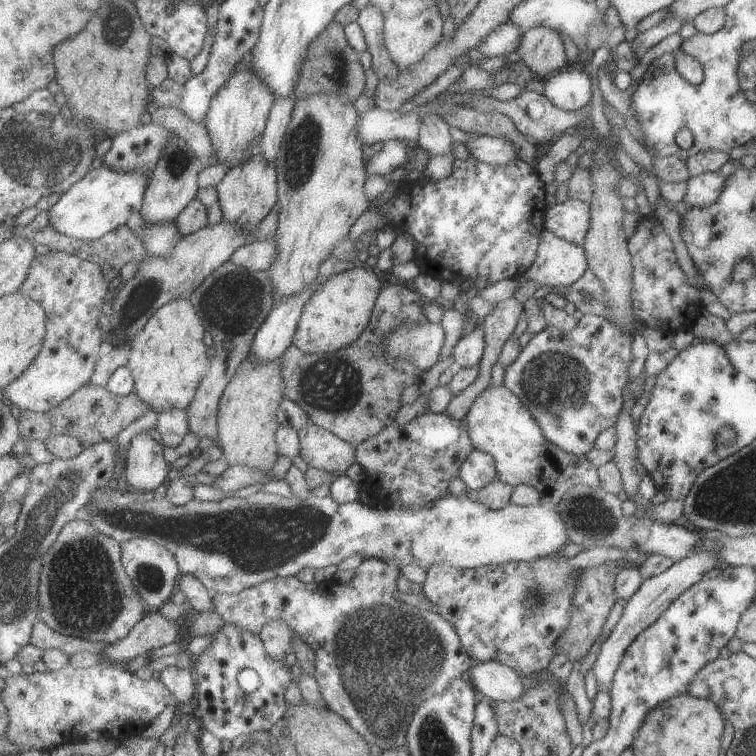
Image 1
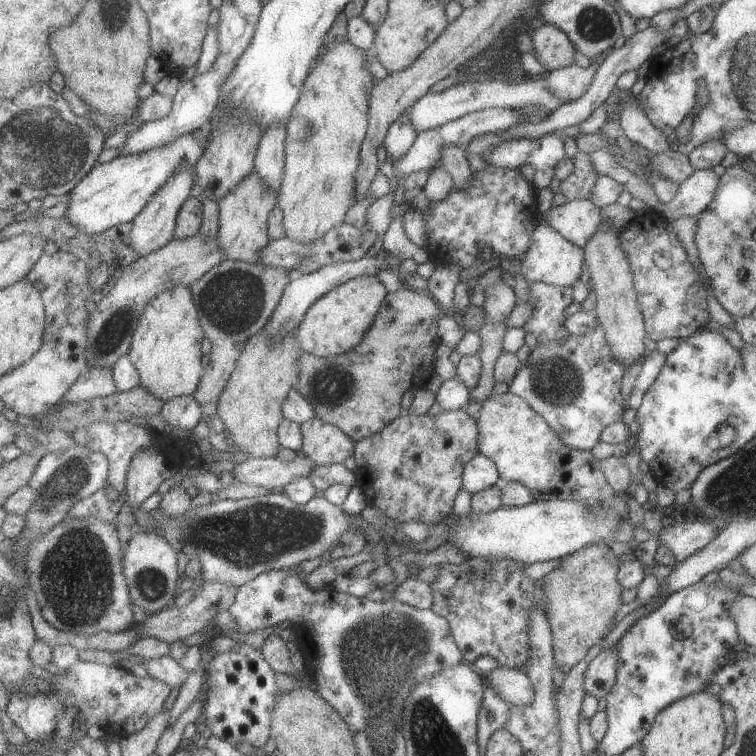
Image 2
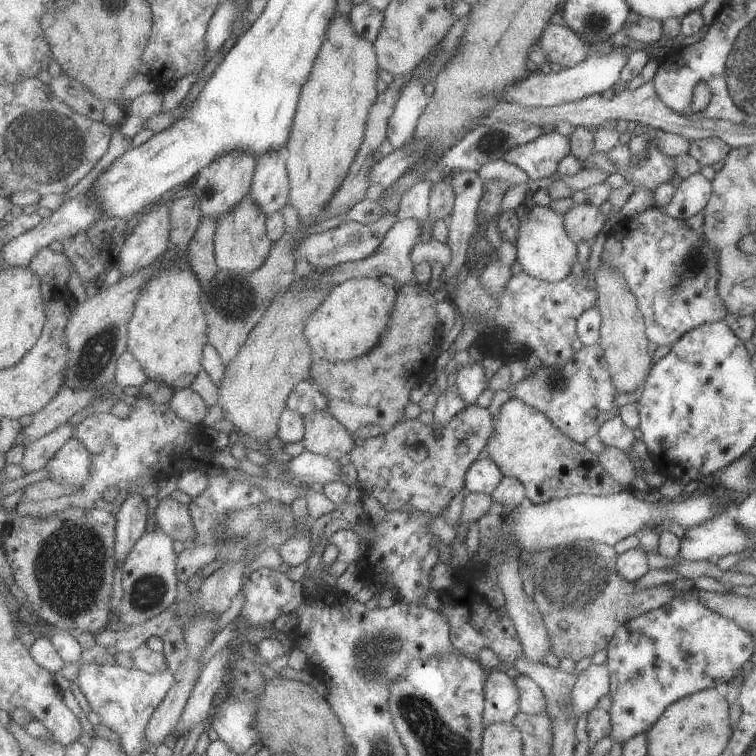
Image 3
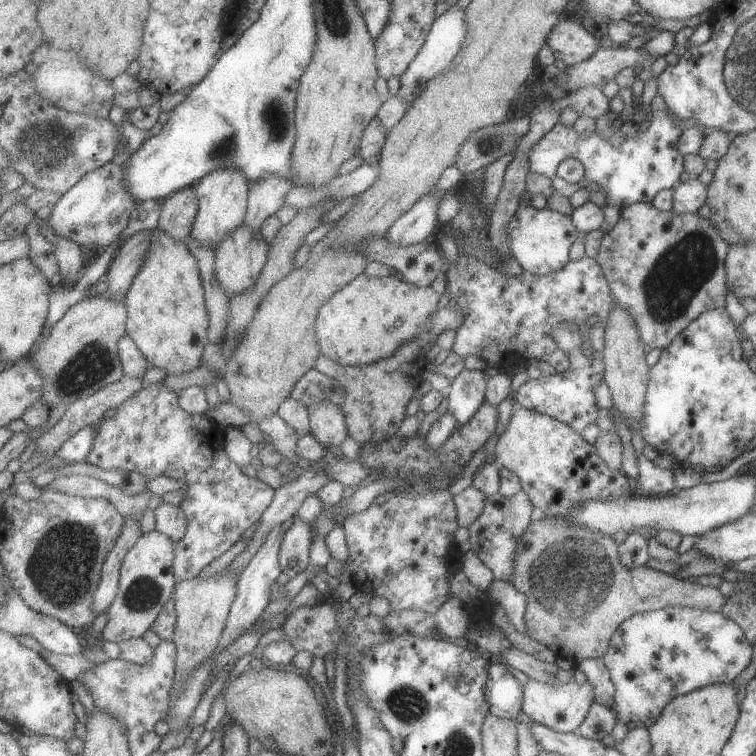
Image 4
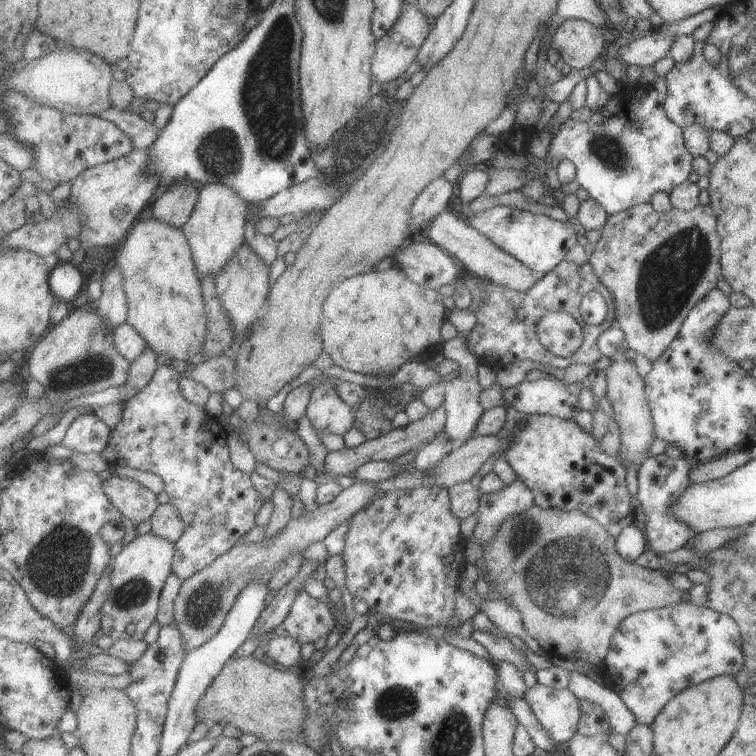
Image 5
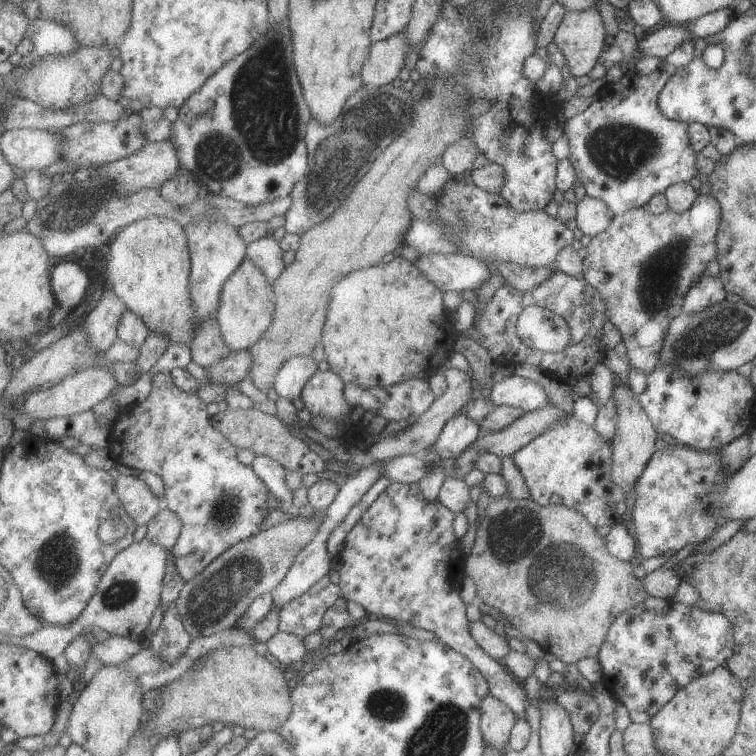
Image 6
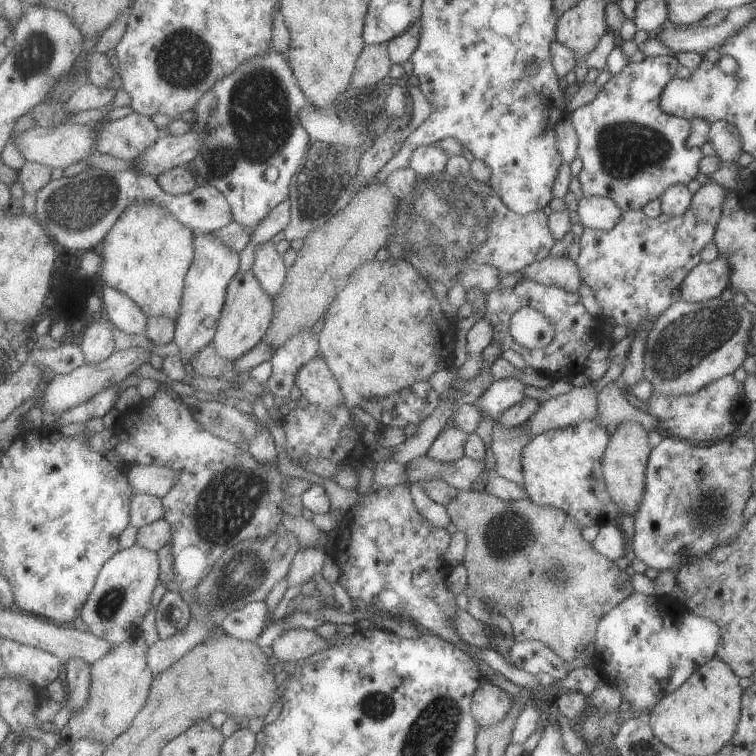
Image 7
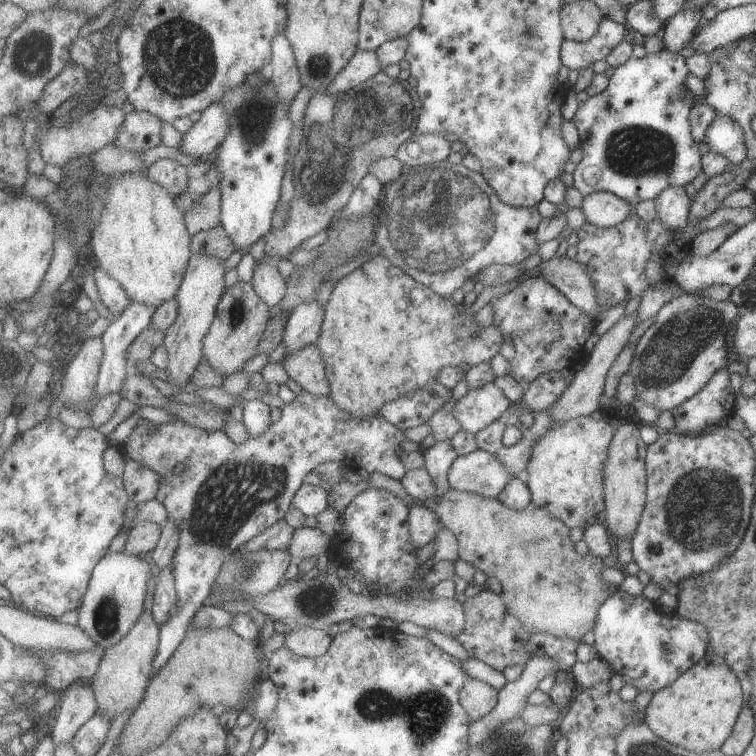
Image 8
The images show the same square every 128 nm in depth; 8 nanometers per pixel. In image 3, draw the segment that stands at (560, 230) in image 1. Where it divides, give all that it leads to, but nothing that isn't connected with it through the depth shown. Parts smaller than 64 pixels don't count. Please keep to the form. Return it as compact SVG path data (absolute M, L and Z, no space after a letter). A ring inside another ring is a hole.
M576 204L563 216L569 236L577 244L593 241L608 217L601 213L597 205L592 204Z

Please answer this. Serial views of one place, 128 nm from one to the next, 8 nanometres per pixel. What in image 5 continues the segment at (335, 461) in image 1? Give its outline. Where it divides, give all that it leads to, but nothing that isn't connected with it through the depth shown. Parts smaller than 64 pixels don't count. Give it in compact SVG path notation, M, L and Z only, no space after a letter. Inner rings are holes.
M322 383L312 389L308 406L309 420L322 434L347 434L356 422L353 406L347 404L333 383Z

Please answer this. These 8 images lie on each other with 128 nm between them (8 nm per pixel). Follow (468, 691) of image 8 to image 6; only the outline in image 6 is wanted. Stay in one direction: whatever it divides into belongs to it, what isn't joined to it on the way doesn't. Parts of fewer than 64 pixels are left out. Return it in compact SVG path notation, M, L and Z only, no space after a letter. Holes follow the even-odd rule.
M490 695L481 702L481 726L489 746L508 750L517 720L517 714L503 700Z

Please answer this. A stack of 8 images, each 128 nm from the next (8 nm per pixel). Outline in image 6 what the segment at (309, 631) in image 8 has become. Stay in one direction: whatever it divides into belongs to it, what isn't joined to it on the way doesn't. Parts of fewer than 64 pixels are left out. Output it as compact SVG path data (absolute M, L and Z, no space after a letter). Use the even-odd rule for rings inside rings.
M279 630L268 642L268 653L289 668L297 667L307 656L306 638Z

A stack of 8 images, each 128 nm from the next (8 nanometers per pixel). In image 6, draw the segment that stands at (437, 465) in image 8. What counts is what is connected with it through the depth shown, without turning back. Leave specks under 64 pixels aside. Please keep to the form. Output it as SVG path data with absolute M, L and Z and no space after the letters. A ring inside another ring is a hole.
M457 411L456 415L445 424L439 440L429 448L437 448L445 458L457 458L461 456L461 452L471 448L473 442L477 442L481 432L479 426L480 424L471 420L466 412Z

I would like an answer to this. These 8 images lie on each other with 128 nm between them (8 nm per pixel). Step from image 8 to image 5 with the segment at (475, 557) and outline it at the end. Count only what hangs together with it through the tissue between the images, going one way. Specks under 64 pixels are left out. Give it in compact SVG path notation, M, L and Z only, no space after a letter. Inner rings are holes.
M535 504L527 513L508 518L496 538L483 547L483 551L483 565L489 572L485 579L495 585L499 599L510 598L523 615L530 636L539 642L541 652L566 665L582 660L600 667L617 627L629 615L667 605L690 603L688 591L675 588L665 571L625 561L617 552L613 532L580 510L545 510Z

